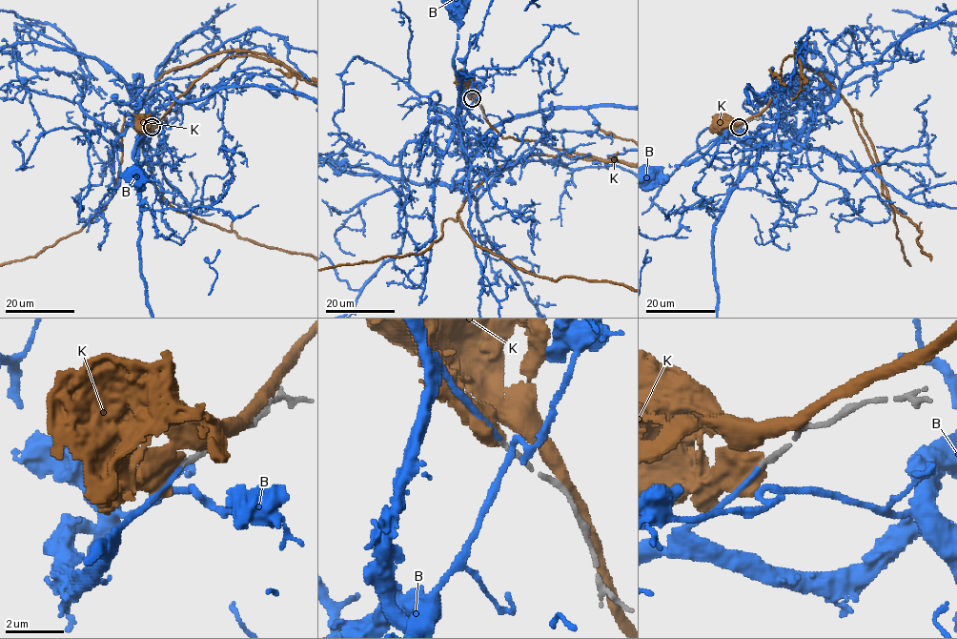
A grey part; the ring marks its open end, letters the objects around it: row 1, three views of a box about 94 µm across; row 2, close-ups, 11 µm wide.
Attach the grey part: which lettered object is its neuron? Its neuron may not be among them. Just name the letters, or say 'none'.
B

